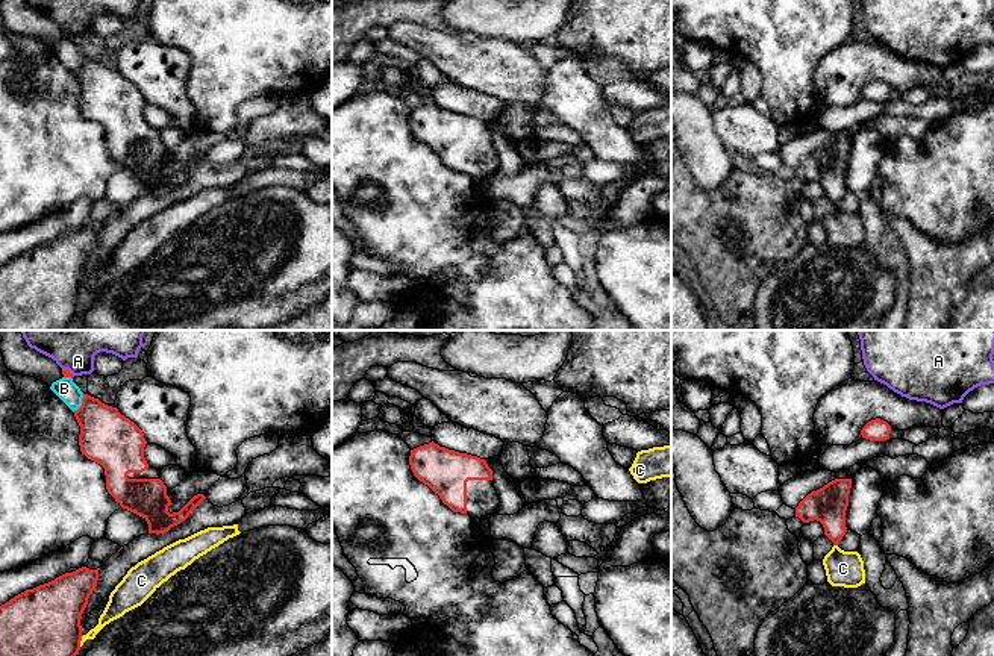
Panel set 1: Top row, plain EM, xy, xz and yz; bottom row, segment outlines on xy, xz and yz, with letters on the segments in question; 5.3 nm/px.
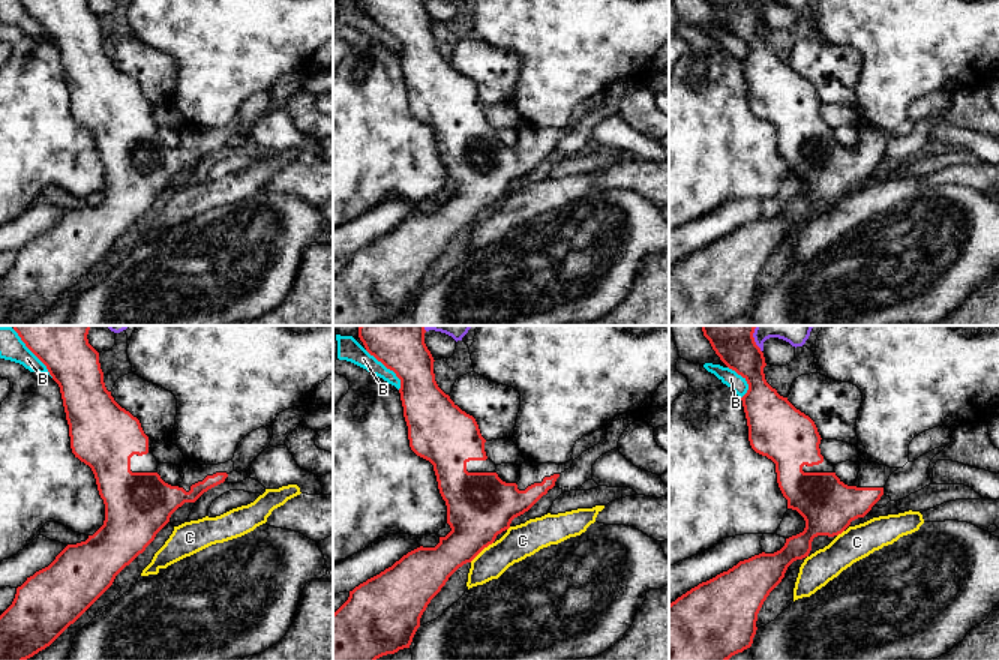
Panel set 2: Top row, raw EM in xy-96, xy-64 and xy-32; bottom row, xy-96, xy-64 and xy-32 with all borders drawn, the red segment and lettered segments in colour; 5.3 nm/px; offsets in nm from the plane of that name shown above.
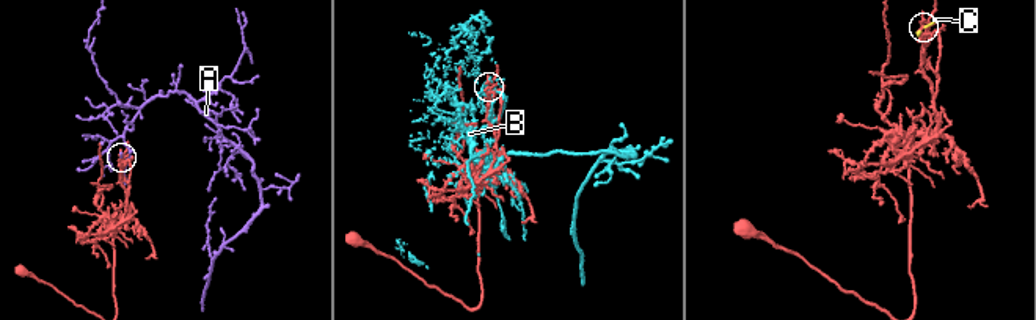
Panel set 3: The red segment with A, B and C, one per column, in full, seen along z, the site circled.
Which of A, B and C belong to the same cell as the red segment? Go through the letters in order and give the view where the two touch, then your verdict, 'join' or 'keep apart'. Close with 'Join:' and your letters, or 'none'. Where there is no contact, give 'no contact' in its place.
A: contact in xy; keep apart
B: contact in xy; keep apart
C: contact in xy; keep apart
Join: none

